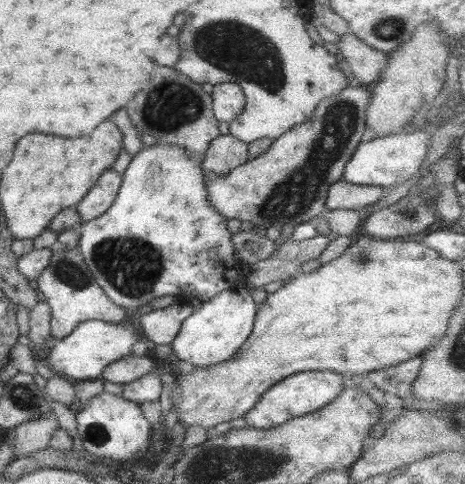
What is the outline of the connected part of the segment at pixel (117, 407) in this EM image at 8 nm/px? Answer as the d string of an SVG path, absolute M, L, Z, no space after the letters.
M103 391L88 400L82 410L76 412L77 429L86 451L97 458L110 458L114 462L134 462L150 448L152 428L142 414L140 405L116 394Z

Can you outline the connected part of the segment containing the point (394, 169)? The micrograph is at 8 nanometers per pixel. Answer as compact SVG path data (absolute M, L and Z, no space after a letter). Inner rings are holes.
M418 128L362 141L344 165L343 178L350 184L372 185L390 190L418 173L421 165L424 165L432 135L433 132Z

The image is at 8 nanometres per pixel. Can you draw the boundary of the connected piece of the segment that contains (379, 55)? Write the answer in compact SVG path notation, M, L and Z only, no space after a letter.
M350 32L342 35L336 46L340 52L337 56L344 67L342 70L354 76L360 85L376 83L382 76L382 69L386 69L388 53L370 48Z

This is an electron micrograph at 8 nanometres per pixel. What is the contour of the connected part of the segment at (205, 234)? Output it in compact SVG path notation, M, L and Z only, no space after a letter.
M156 143L151 147L145 146L137 152L131 162L128 164L122 182L114 203L101 216L82 223L82 231L80 233L78 252L83 256L86 267L93 275L95 282L102 287L106 296L122 308L140 308L144 304L148 304L158 296L174 296L174 300L185 303L195 303L196 305L210 300L210 298L218 295L222 291L229 291L243 286L247 277L247 268L244 263L238 261L238 256L234 253L233 245L231 244L231 236L225 228L226 219L224 219L214 208L210 207L207 200L206 180L204 180L204 171L198 162L192 160L192 154L186 148L174 146L174 144Z

